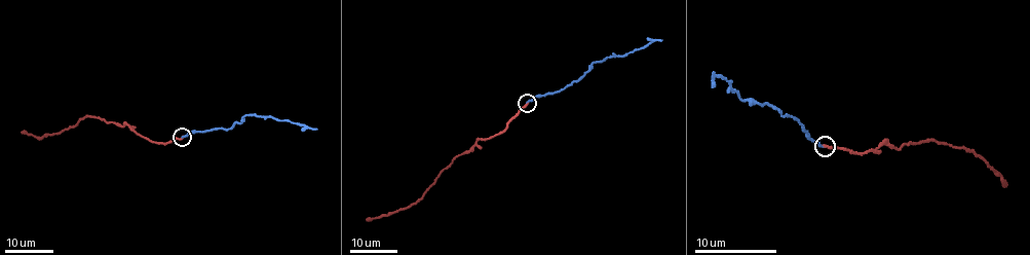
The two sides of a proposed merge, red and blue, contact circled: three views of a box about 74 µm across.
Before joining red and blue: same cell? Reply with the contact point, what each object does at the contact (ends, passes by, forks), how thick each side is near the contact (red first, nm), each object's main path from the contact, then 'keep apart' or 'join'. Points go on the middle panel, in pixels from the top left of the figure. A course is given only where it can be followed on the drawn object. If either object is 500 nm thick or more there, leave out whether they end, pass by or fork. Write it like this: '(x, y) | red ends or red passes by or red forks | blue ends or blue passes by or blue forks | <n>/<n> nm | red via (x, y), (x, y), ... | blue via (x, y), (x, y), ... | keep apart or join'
(527, 103) | red ends | blue ends | 200/180 nm | red via (527, 103), (502, 133), (477, 142), (469, 151), (456, 155), (419, 199), (403, 209), (367, 220) | blue via (527, 103), (536, 97), (563, 90), (585, 74), (595, 62), (626, 55), (662, 40) | join

